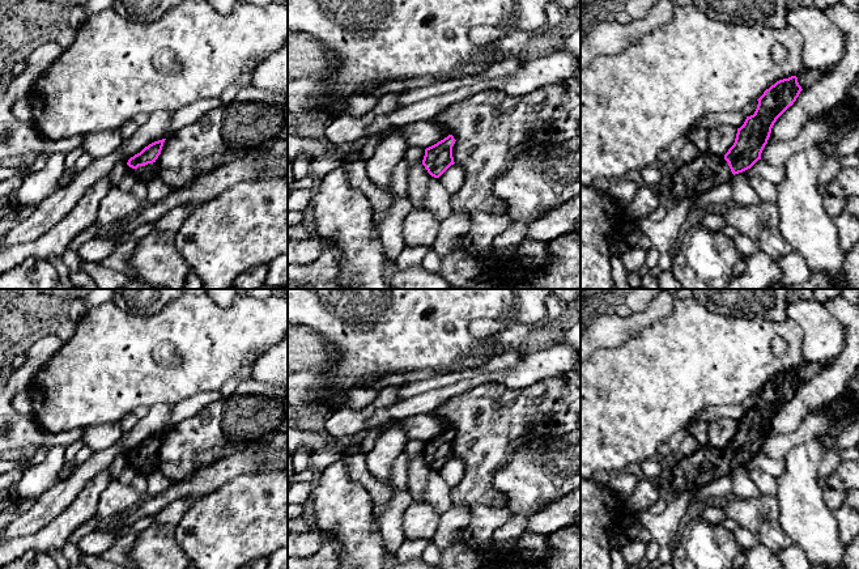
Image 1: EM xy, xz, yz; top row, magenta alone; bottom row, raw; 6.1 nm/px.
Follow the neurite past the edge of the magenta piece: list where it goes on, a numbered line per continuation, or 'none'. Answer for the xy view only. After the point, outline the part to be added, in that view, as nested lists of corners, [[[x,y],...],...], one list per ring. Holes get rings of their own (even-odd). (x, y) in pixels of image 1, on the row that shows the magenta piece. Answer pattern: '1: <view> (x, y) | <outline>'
1: xy (149, 172) | [[[156,162],[148,164],[145,166],[139,166],[137,169],[128,166],[128,171],[136,178],[137,182],[144,183],[160,177],[158,165]]]

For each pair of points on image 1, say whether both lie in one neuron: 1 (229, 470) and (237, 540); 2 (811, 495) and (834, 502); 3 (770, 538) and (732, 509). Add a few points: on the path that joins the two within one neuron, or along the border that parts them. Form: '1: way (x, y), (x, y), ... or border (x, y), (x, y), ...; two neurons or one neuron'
1: border (260, 472), (237, 475), (204, 497); two neurons
2: border (823, 489), (825, 504), (832, 512); two neurons
3: way (761, 529), (741, 510); one neuron

